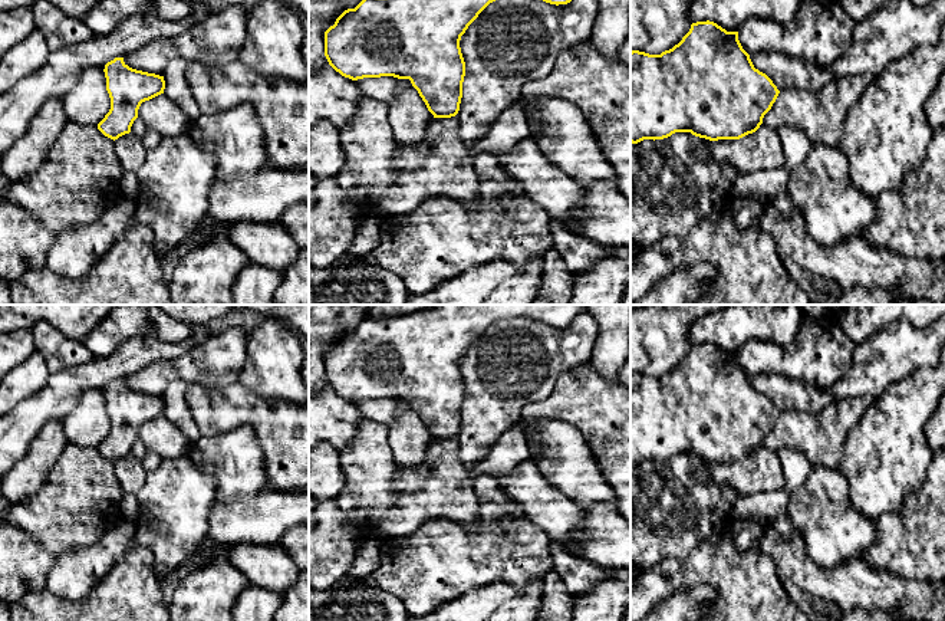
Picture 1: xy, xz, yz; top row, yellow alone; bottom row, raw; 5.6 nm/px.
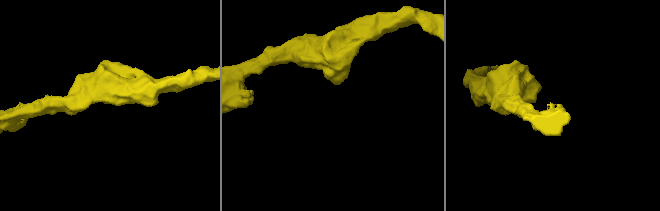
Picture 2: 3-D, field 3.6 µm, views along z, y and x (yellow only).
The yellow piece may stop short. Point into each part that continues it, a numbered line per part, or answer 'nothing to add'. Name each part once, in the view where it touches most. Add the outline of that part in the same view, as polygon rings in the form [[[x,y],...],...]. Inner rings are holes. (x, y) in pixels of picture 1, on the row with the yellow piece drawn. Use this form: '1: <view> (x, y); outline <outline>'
nothing to add

